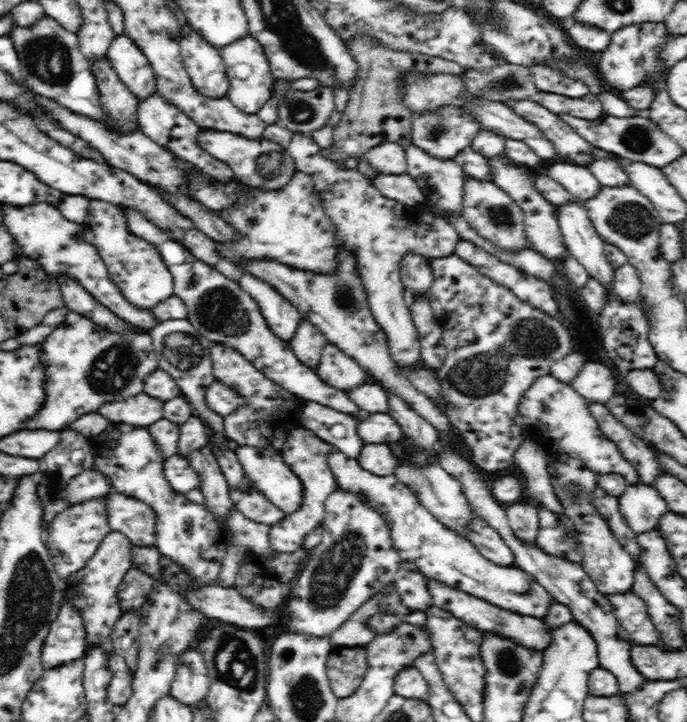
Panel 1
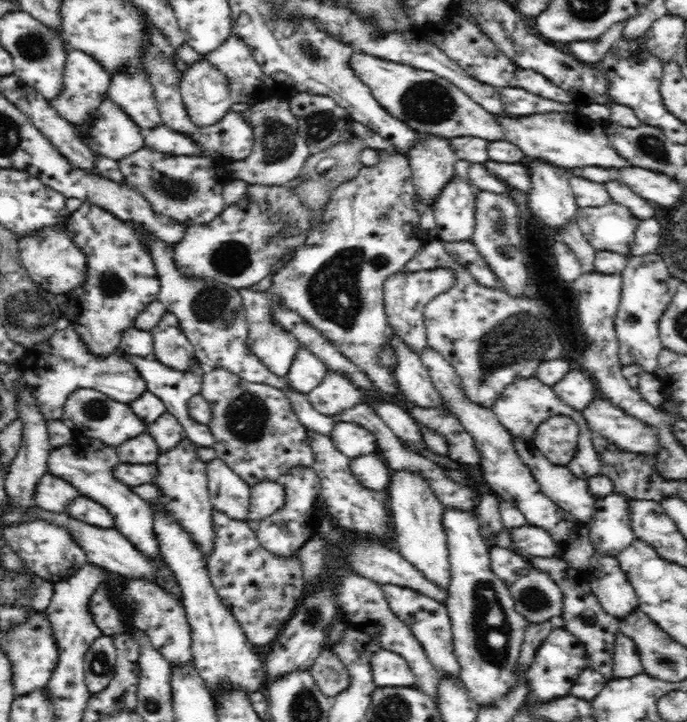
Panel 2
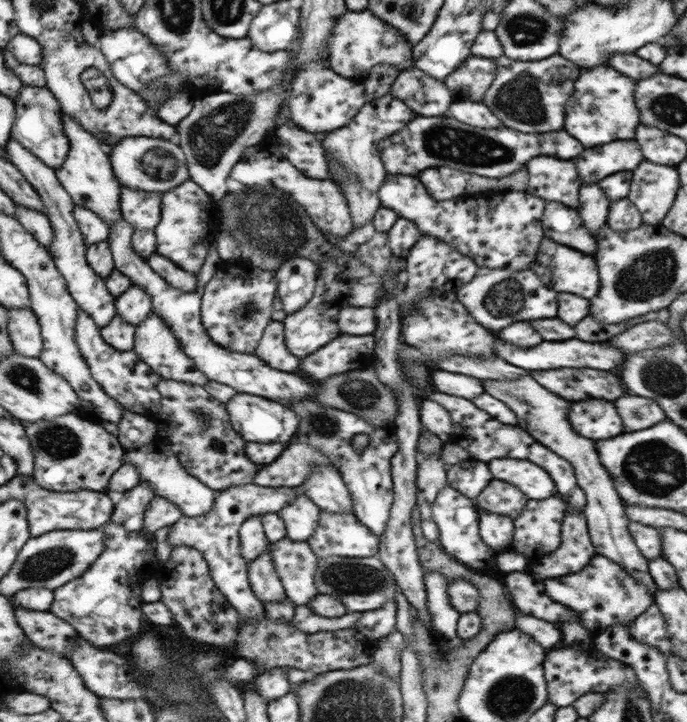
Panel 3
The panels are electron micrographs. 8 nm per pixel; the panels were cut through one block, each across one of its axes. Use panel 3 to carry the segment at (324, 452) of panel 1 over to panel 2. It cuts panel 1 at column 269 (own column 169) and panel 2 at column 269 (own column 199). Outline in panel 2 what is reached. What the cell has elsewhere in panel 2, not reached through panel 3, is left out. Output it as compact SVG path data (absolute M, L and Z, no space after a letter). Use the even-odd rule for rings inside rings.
M292 467L282 477L281 481L282 485L284 485L284 503L274 514L270 514L270 516L260 520L259 529L255 533L262 547L266 548L268 552L272 552L275 556L280 556L281 558L290 558L290 556L298 554L304 544L319 532L320 524L326 516L324 516L324 512L322 512L318 502L318 496L321 494L320 477L313 467Z

